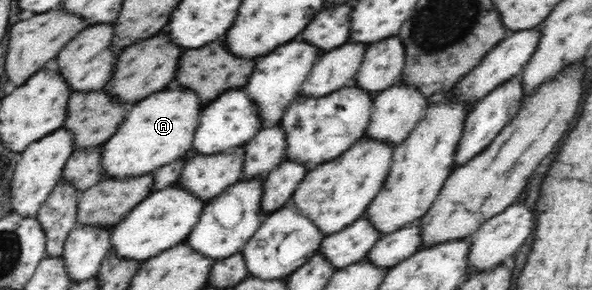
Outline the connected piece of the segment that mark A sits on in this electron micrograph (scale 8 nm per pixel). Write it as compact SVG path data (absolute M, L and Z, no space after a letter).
M172 84L165 90L155 91L149 97L132 104L115 135L112 135L103 143L101 168L103 168L103 175L106 176L105 179L125 180L151 174L159 167L174 163L179 157L185 156L186 152L192 147L195 130L203 108L198 95L194 91L180 87L178 84Z

